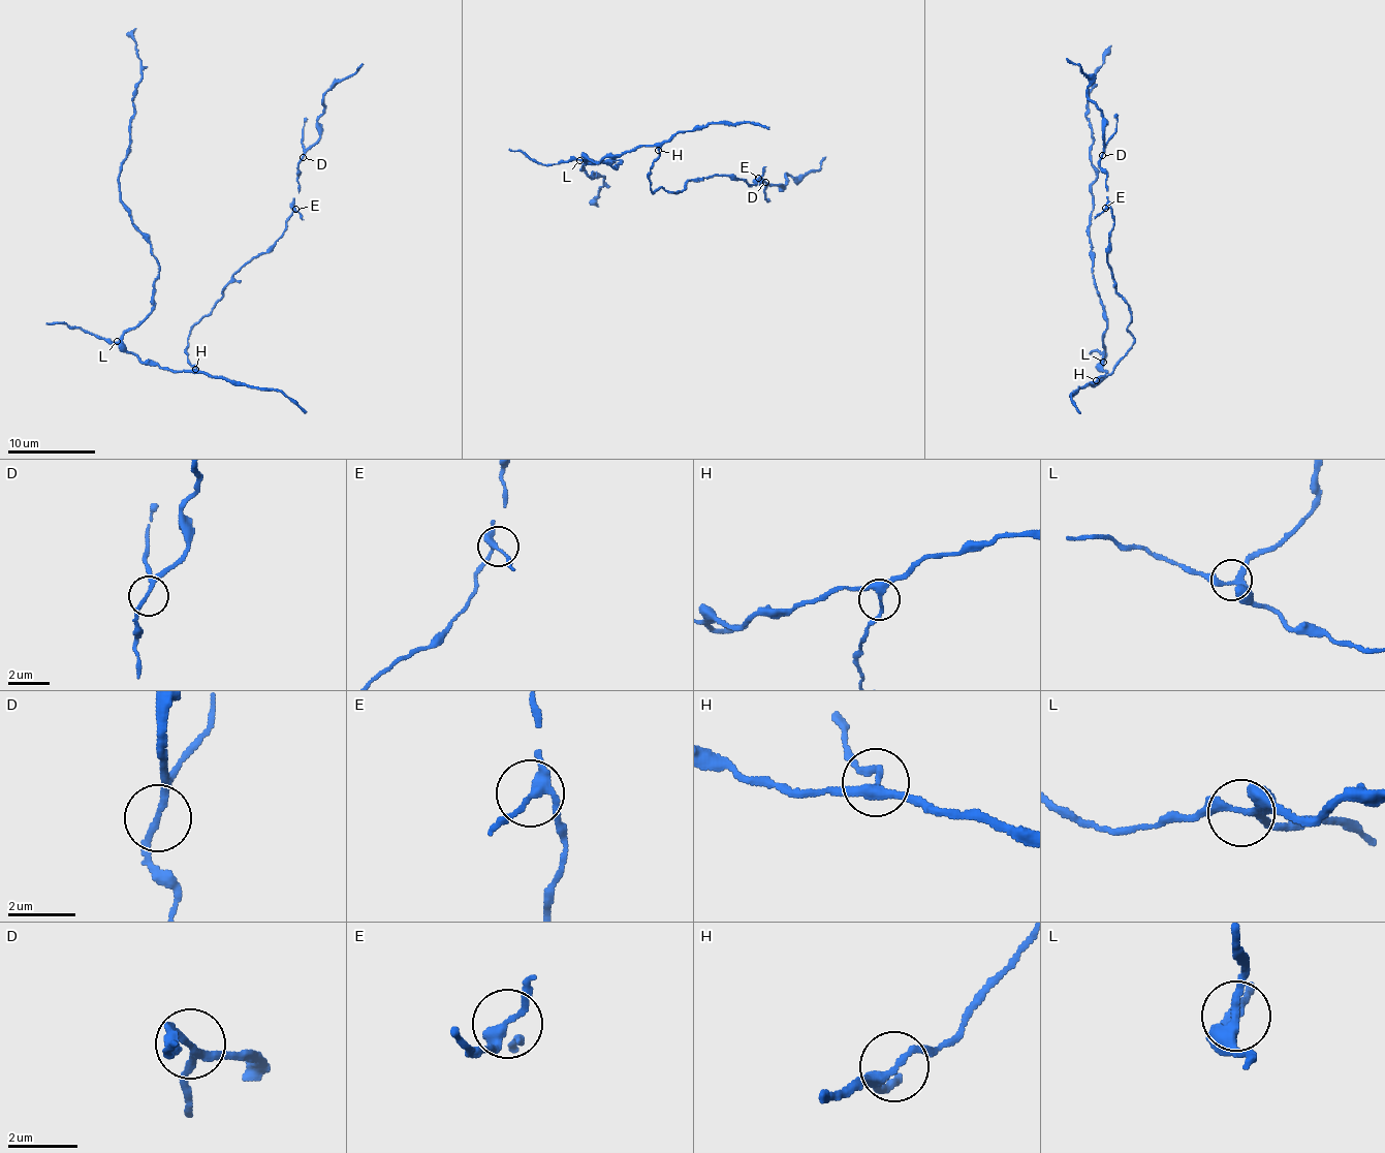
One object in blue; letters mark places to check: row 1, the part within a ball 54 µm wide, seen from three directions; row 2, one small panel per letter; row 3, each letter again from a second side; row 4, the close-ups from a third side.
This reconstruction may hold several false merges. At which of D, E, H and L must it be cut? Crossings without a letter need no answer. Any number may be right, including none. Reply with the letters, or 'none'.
none

